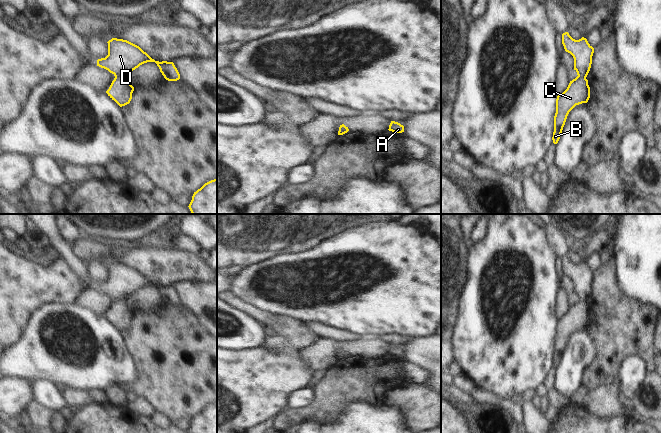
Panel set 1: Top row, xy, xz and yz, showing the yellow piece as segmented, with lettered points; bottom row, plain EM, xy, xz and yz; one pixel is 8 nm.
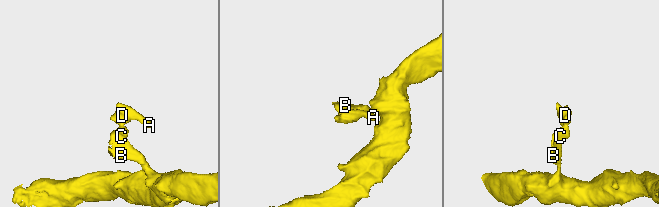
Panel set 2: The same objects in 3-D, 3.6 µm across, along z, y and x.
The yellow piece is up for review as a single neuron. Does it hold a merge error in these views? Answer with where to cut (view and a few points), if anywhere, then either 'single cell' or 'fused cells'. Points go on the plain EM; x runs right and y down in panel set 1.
cut in xy along (115, 300), (123, 301); fused cells

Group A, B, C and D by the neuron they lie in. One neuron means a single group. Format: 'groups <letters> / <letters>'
groups A D / B C

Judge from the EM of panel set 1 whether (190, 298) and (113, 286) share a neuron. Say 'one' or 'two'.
two

